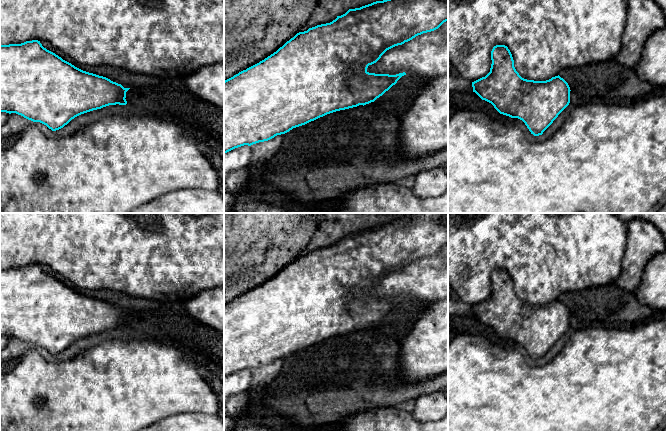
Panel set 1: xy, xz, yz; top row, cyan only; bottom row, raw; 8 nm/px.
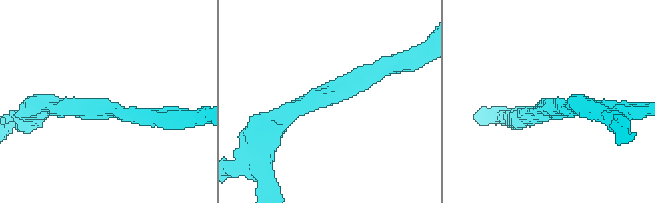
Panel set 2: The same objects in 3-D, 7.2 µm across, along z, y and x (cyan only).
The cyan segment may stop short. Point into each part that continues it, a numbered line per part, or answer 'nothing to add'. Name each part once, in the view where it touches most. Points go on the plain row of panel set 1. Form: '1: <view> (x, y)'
nothing to add

